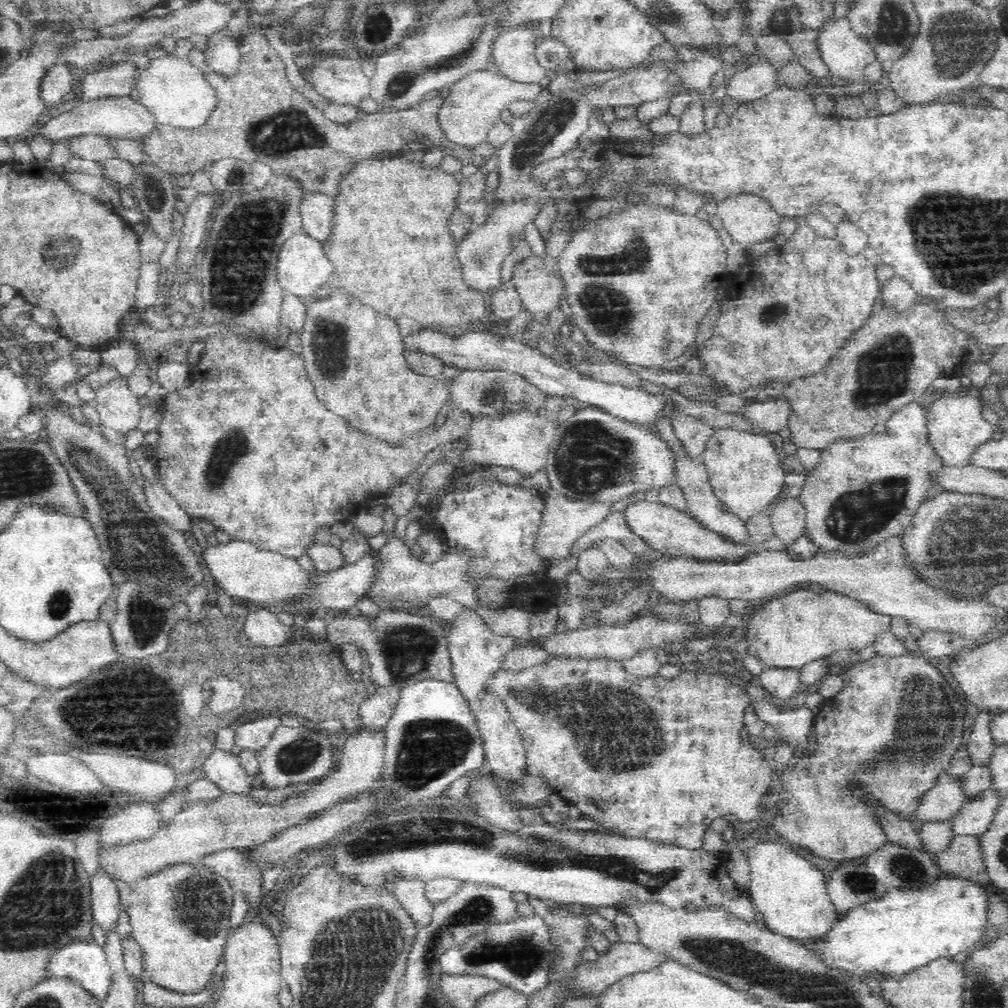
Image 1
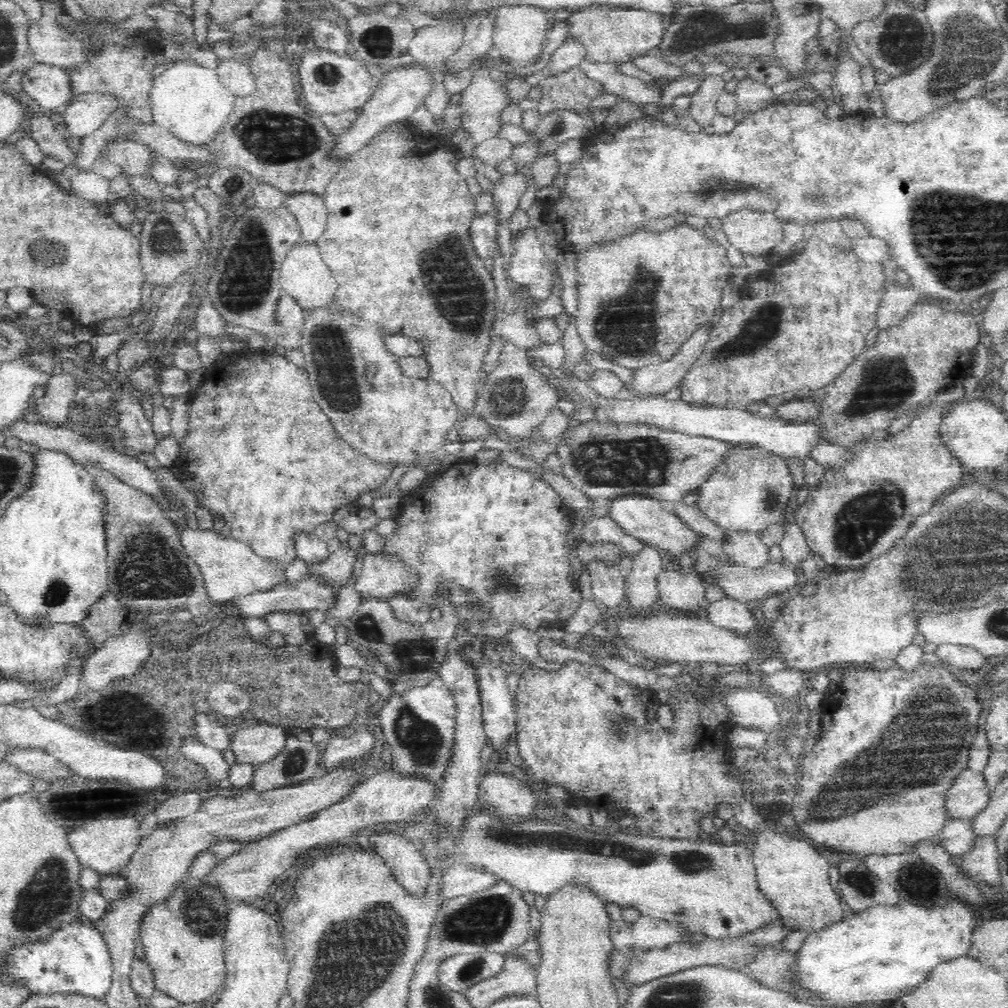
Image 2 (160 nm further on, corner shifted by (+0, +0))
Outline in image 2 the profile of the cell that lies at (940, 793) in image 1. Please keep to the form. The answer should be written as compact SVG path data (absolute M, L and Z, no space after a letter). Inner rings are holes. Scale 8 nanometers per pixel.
M966 768L954 777L948 787L944 799L945 813L950 819L971 820L986 806L990 793L990 789L984 786L981 772Z

